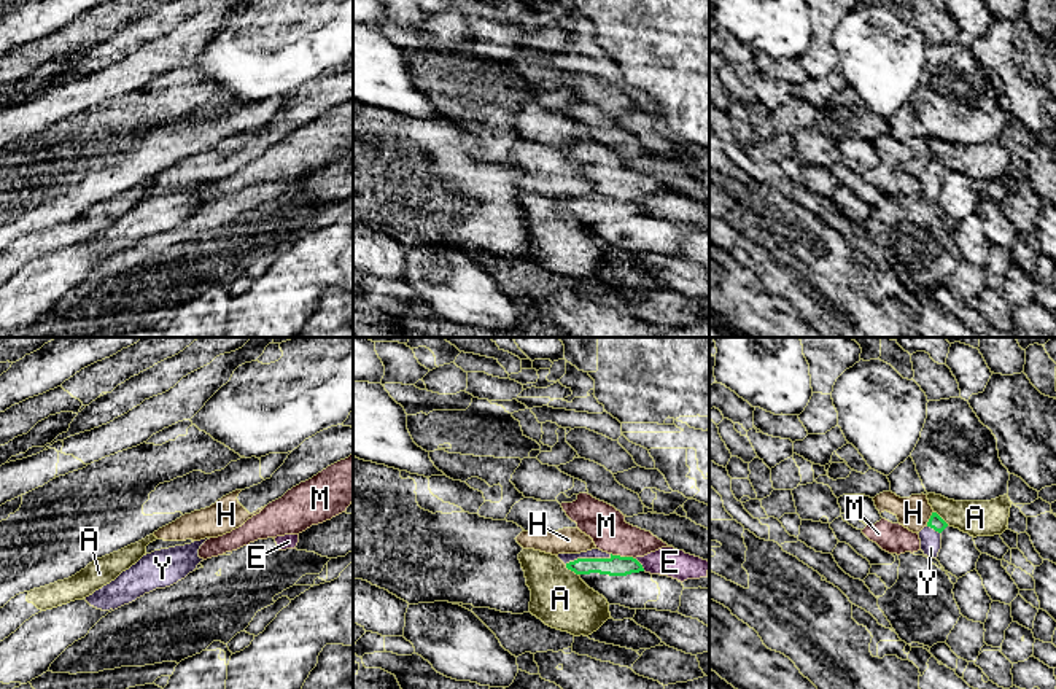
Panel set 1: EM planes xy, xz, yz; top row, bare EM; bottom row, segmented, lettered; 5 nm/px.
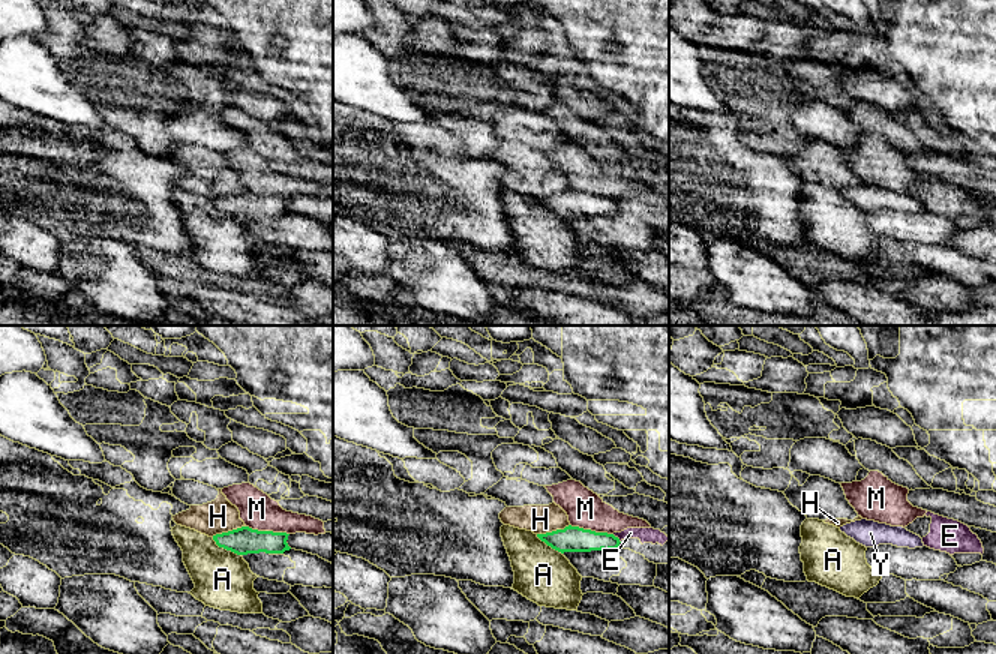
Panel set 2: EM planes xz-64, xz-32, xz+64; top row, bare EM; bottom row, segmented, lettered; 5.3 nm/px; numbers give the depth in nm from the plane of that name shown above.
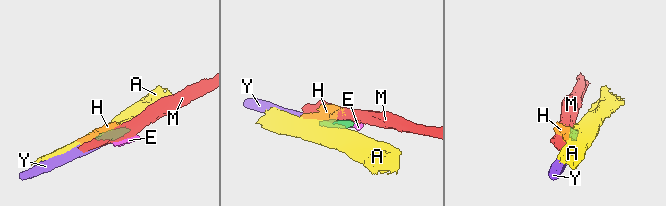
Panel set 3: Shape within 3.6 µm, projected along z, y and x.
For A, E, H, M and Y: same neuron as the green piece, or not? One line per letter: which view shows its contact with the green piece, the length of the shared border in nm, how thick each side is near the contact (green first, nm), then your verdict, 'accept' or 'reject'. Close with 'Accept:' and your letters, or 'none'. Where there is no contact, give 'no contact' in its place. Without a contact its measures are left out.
A: xz | 90 nm | 100/300 nm | reject
E: xz | 80 nm | 100/150 nm | reject
H: yz | 90 nm | 70/170 nm | reject
M: xz | 130 nm | 100/200 nm | reject
Y: xz | 240 nm | 100/50 nm | accept
Accept: Y

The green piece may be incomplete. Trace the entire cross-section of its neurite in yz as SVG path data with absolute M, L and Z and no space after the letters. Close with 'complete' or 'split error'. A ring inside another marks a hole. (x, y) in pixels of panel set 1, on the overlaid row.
M932 512L927 525L918 533L921 539L921 551L930 559L937 559L941 549L941 531L948 524L937 514Z; split error

